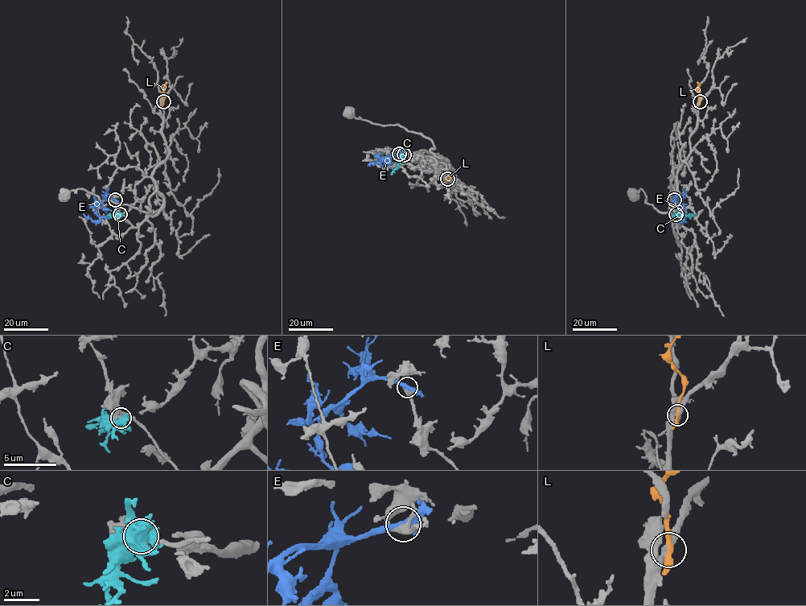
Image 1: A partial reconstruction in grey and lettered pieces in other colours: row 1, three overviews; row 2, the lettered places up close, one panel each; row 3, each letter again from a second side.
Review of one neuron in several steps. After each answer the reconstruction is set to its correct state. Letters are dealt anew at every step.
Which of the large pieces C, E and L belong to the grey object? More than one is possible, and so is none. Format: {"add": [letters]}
{"add": ["L"]}

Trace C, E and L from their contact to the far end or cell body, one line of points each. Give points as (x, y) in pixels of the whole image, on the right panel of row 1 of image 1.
C: (676, 213), (695, 215)
E: (675, 199), (676, 198), (681, 208), (679, 221), (683, 220), (686, 213)
L: (699, 102), (701, 93), (697, 82)

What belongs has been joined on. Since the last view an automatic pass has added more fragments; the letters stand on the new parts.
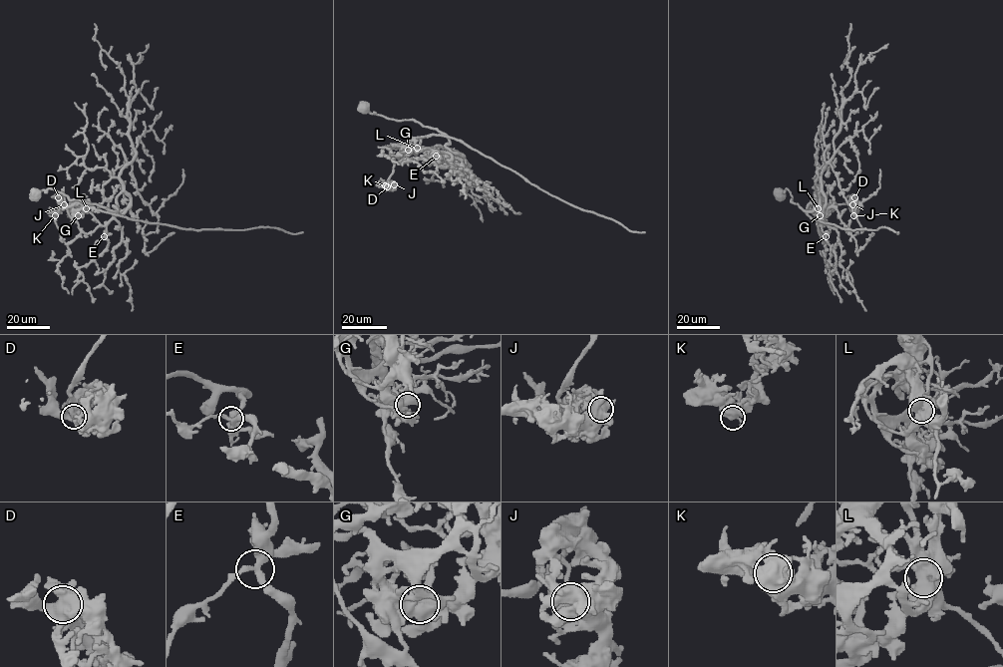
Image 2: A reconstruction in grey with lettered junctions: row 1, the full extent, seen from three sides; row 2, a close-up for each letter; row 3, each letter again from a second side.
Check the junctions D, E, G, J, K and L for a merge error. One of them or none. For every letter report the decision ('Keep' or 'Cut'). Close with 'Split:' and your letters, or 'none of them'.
D: Keep
E: Keep
G: Keep
J: Keep
K: Keep
L: Cut
Split: L

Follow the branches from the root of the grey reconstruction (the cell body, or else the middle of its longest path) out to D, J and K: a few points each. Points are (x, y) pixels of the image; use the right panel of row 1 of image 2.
D: (779, 194), (787, 188), (803, 209), (816, 206), (823, 214), (821, 225), (818, 207), (847, 203), (854, 197)
J: (779, 194), (787, 188), (803, 209), (816, 206), (823, 214), (821, 225), (818, 207), (849, 200), (852, 204)
K: (779, 194), (787, 188), (803, 209), (816, 206), (823, 214), (821, 225), (818, 207), (852, 199), (853, 215)

